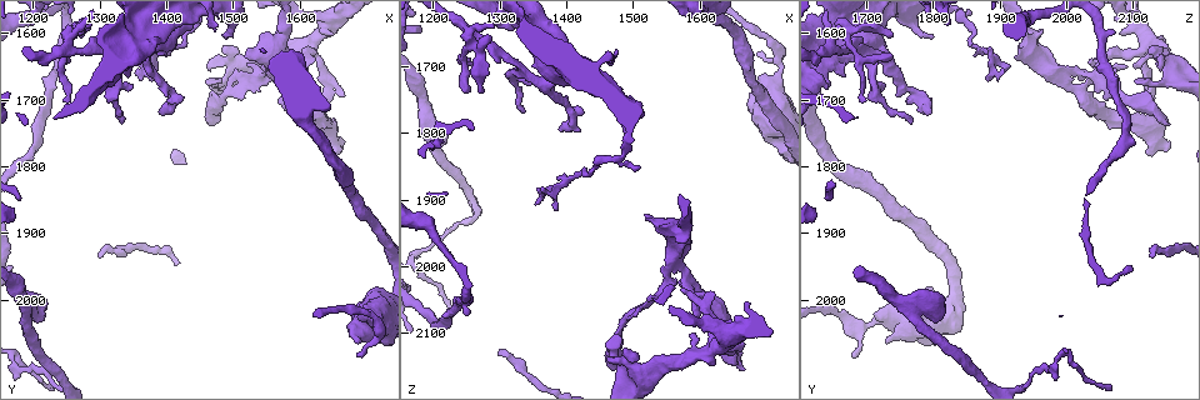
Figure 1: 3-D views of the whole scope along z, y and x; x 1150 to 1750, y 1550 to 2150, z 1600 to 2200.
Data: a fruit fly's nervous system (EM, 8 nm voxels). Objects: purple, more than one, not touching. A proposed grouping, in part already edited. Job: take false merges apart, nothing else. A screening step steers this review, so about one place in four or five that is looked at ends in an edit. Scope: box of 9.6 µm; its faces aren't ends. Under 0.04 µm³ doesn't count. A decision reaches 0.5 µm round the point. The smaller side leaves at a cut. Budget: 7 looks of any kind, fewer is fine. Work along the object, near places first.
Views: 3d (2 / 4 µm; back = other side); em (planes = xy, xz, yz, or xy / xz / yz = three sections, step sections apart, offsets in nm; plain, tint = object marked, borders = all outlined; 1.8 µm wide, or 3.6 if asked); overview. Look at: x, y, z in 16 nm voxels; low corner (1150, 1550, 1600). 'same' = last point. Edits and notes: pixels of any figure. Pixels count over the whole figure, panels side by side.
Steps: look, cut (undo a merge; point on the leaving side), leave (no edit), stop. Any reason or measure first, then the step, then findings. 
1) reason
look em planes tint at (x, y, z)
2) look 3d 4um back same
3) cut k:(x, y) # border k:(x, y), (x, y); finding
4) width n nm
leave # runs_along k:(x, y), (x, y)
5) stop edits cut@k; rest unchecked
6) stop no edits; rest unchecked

three-way junction
look em 3.6um planes tint at (1575, 1685, 2010)

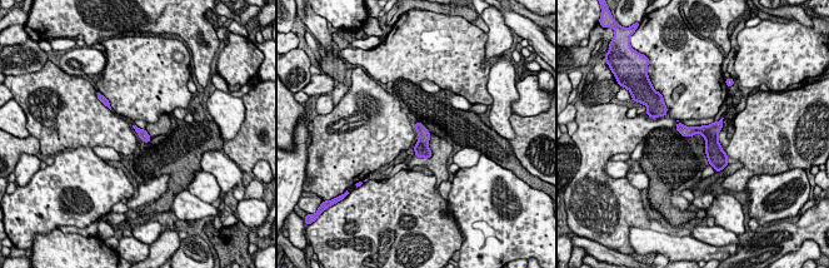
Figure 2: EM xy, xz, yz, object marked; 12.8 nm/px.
leave # runs_along 2:(679, 127), (702, 130), (719, 163); continuous, no second cell

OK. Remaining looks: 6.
thin neck
look 3d 4um at (1365, 1640, 1725)

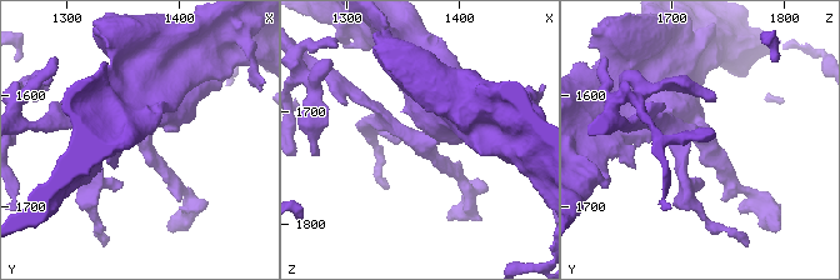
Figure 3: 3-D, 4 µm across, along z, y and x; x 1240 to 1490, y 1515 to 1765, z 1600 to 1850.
need the tissue
look em planes tint same

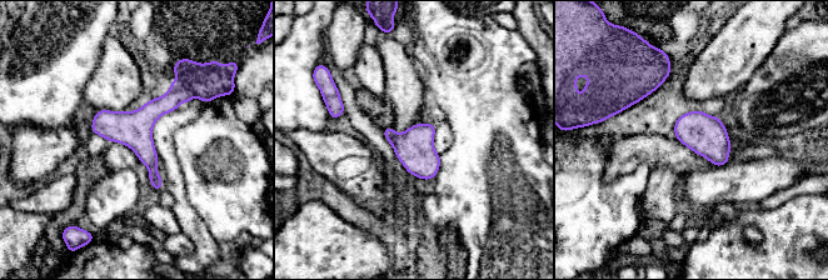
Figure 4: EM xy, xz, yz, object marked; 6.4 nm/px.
width 240 nm
cut 4:(149, 113) # border 4:(180, 84), (171, 86); two cells meet here

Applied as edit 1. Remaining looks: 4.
look overview

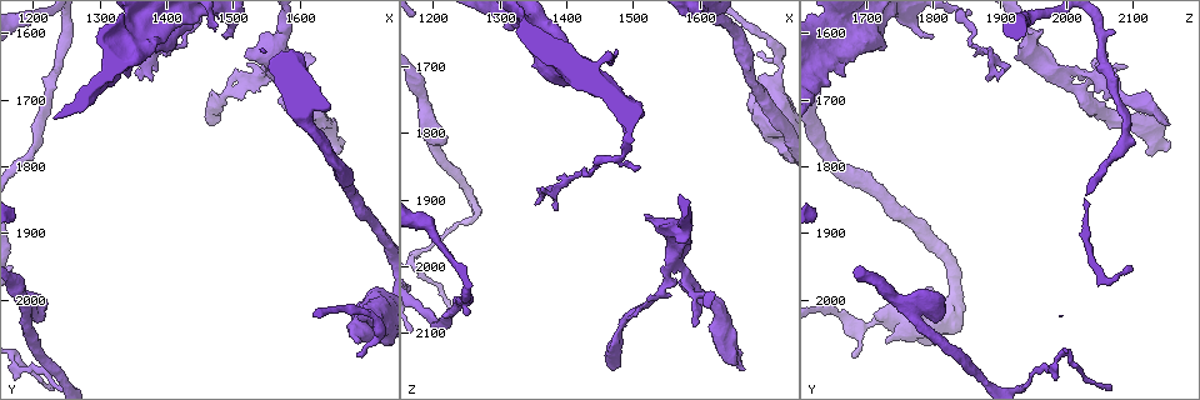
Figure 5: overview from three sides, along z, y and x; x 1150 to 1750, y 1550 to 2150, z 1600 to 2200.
calibre changes
look em planes tint at (1645, 1745, 2125)

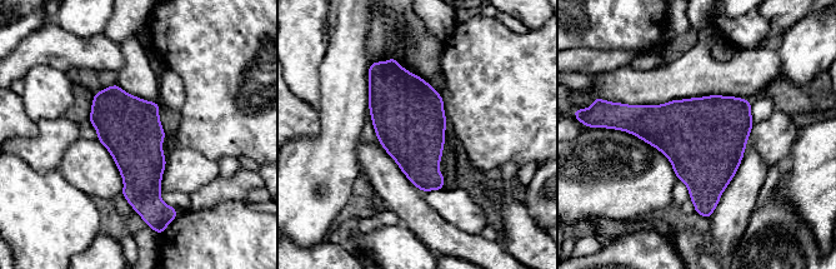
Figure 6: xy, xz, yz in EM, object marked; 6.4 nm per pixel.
width 400 nm
leave # continuous, no second cell

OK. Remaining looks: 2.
stop edits cut@4; rest unchecked

